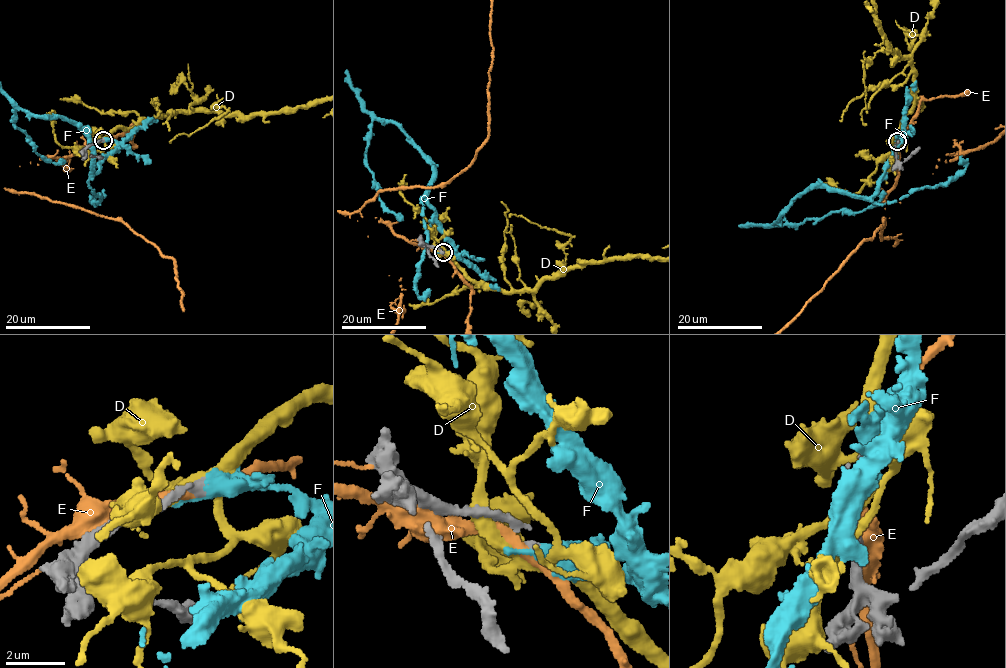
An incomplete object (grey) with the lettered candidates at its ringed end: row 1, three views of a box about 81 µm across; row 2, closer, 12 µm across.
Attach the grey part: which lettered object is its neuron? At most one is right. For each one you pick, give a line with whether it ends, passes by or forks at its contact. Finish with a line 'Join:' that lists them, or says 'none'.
F: it passes by
Join: F

